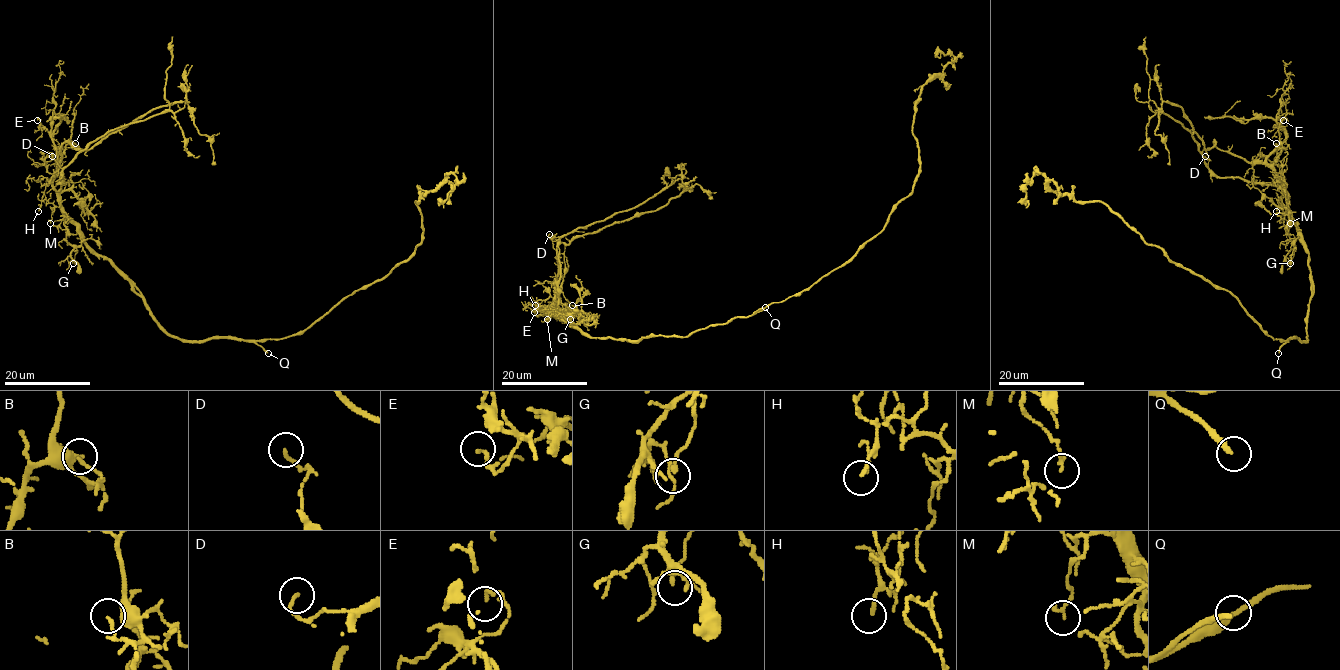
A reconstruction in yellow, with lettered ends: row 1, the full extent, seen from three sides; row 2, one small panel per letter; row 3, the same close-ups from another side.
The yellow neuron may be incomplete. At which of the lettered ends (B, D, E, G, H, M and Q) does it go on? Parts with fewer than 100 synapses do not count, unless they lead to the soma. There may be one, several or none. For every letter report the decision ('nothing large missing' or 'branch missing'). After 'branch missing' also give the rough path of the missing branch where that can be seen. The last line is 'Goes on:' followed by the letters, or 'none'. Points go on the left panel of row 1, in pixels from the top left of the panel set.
B: nothing large missing
D: nothing large missing
E: nothing large missing
G: nothing large missing
H: nothing large missing
M: nothing large missing
Q: branch missing; course (268, 353), (271, 365), (287, 366), (291, 370)
Goes on: Q

